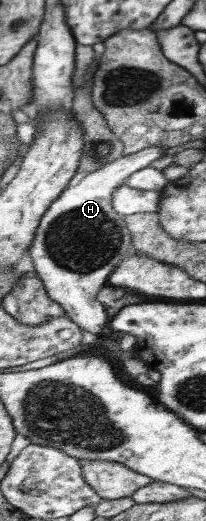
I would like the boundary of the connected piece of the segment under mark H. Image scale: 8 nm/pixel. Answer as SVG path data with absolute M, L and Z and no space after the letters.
M154 145L152 148L143 148L140 152L123 154L120 159L80 177L76 185L62 191L60 198L52 203L38 227L34 245L28 252L28 257L33 259L35 272L45 282L49 295L62 305L64 314L89 336L98 334L102 325L108 321L106 308L96 300L96 293L106 285L107 278L121 258L132 251L131 237L125 222L111 207L112 189L122 184L130 174L149 167L152 161L163 156L164 149L160 145Z

